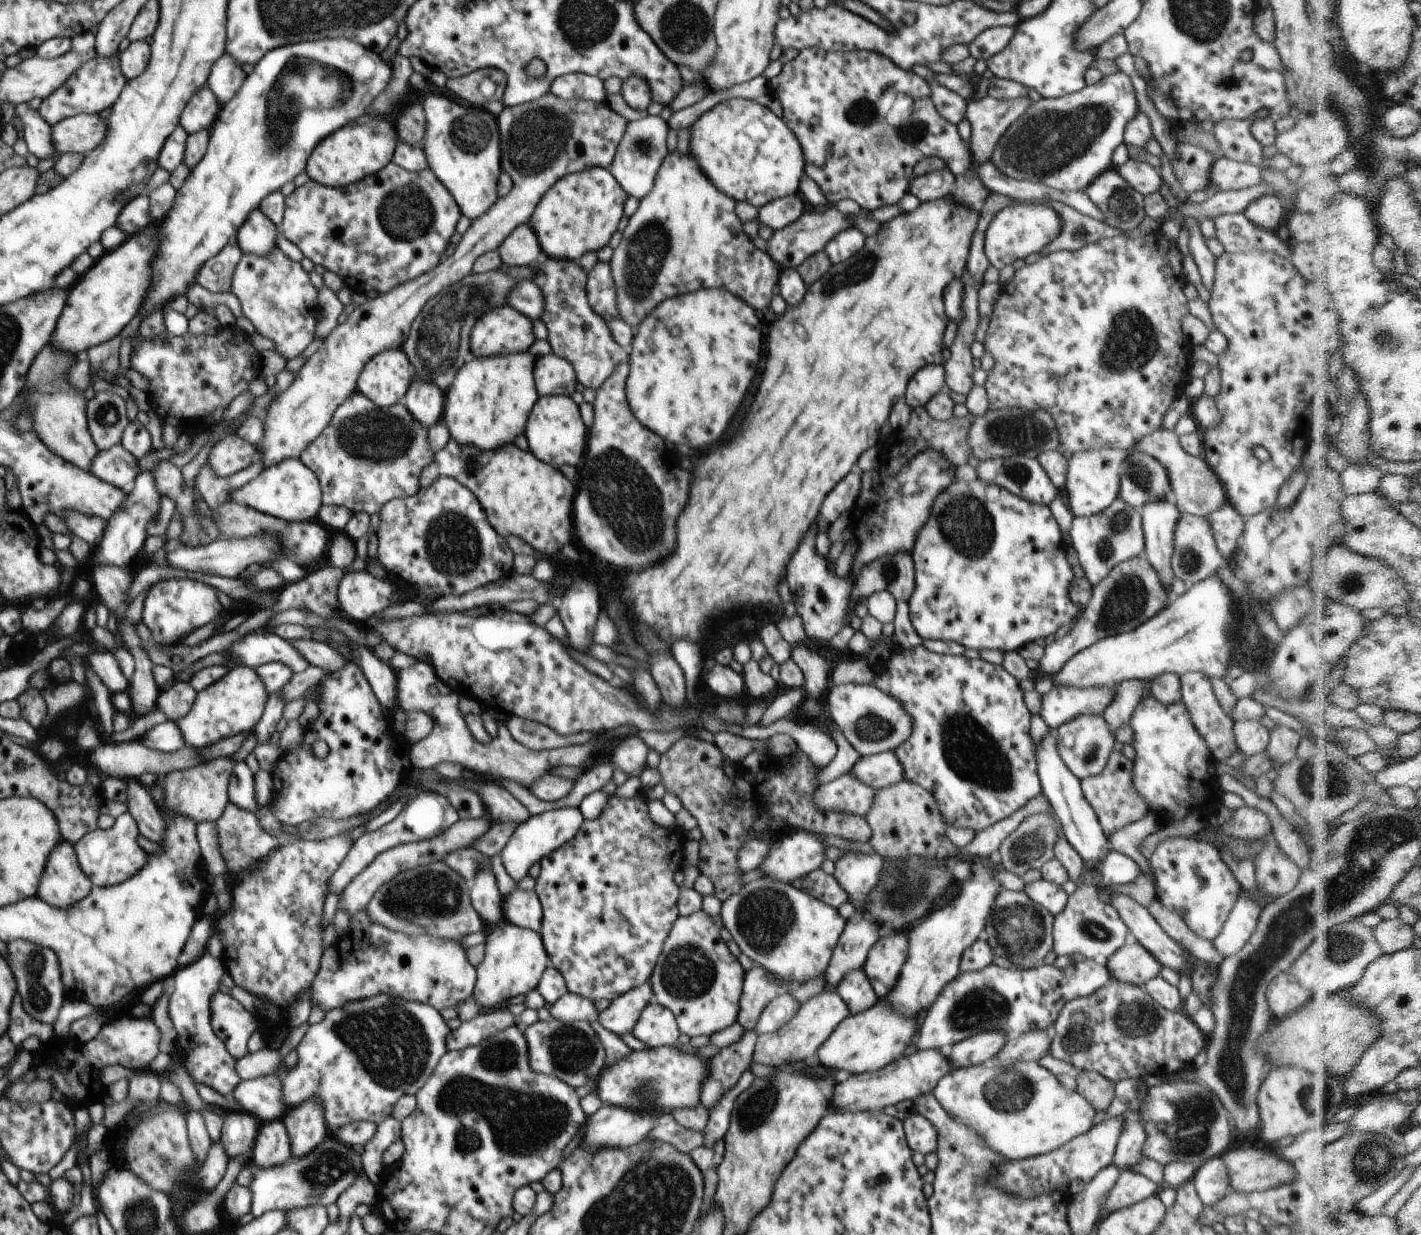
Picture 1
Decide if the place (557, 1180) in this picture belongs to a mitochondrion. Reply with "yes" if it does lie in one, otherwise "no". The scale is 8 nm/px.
no

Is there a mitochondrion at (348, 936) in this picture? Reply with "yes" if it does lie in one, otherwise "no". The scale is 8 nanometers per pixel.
no

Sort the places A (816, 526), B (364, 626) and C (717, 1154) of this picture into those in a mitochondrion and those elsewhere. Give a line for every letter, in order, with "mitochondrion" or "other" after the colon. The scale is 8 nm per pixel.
A: other
B: other
C: other

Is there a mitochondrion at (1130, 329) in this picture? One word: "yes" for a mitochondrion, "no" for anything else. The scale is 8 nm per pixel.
yes

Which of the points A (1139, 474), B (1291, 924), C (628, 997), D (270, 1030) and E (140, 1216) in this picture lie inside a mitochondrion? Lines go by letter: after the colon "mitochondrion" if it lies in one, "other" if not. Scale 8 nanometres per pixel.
A: mitochondrion
B: mitochondrion
C: other
D: other
E: mitochondrion

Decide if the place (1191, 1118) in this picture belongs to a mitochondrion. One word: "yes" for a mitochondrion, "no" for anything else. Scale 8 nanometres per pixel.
yes

